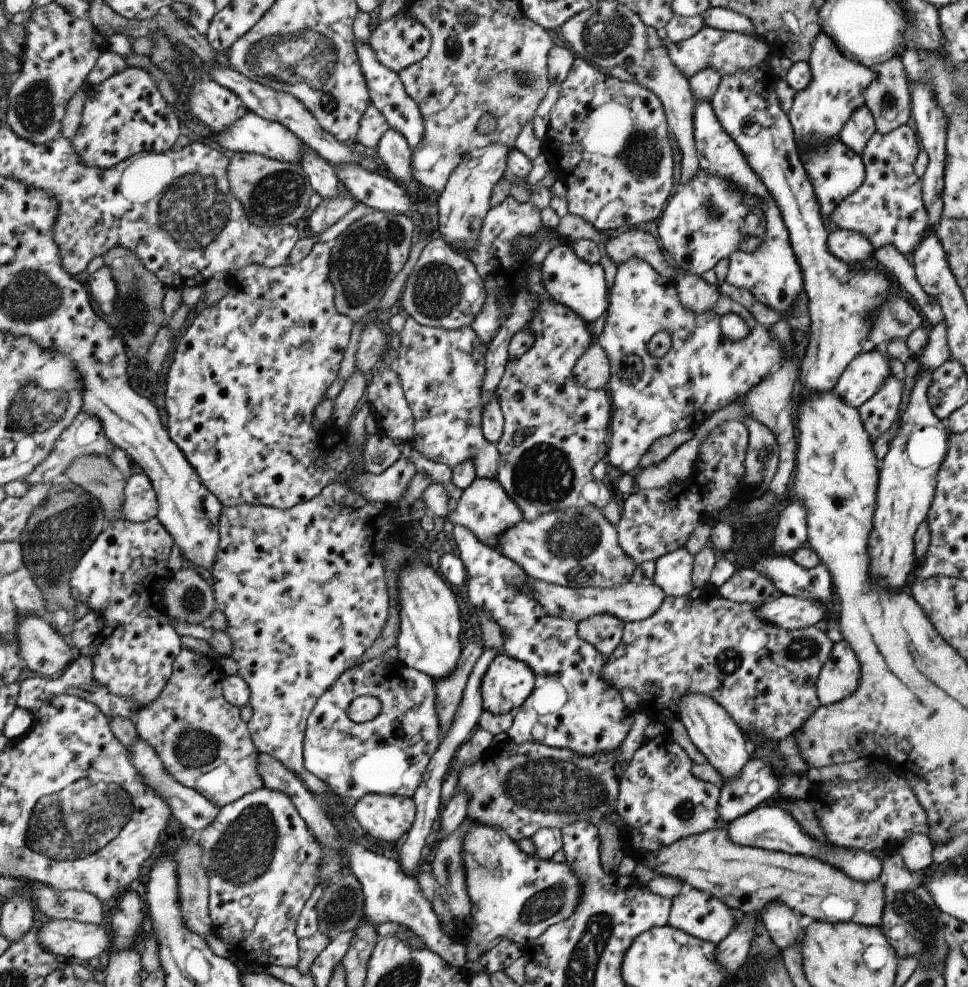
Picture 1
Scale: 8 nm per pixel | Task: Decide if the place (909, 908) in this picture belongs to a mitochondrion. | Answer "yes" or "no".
yes

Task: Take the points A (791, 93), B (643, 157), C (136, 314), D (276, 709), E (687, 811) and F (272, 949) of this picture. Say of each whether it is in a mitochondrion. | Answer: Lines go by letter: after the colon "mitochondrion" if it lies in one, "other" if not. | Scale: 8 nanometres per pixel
A: other
B: mitochondrion
C: mitochondrion
D: other
E: mitochondrion
F: other

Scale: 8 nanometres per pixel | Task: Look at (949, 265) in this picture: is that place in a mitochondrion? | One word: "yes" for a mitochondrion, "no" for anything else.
no

